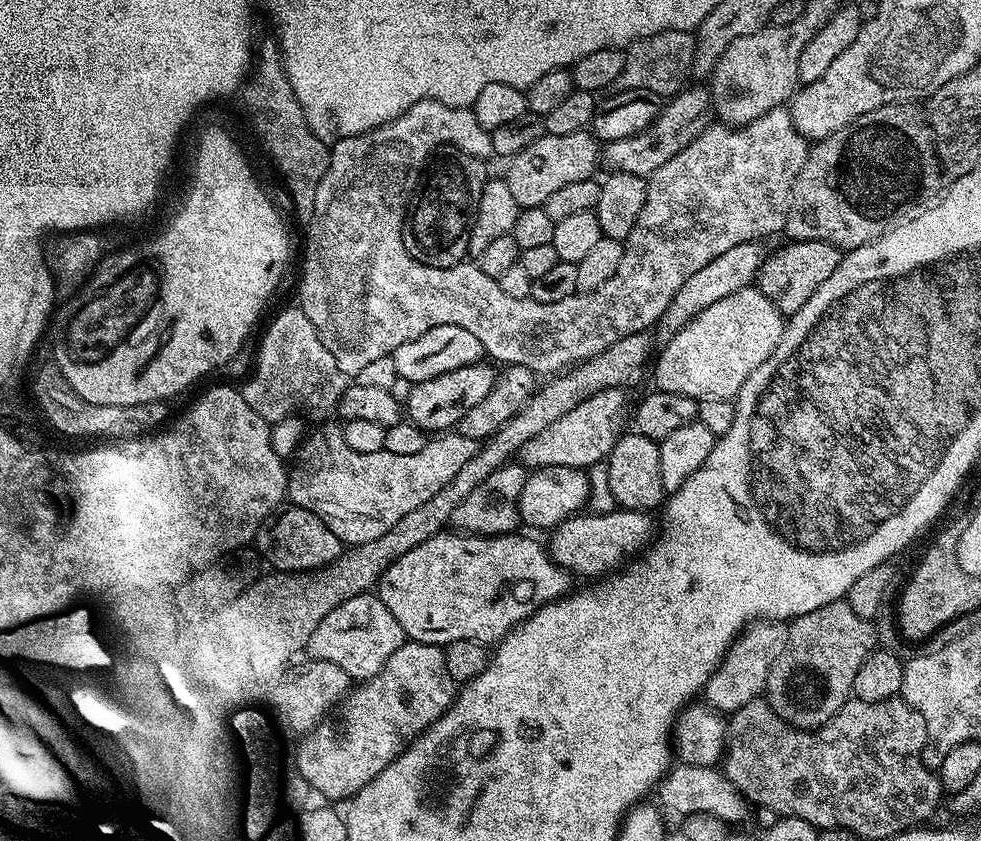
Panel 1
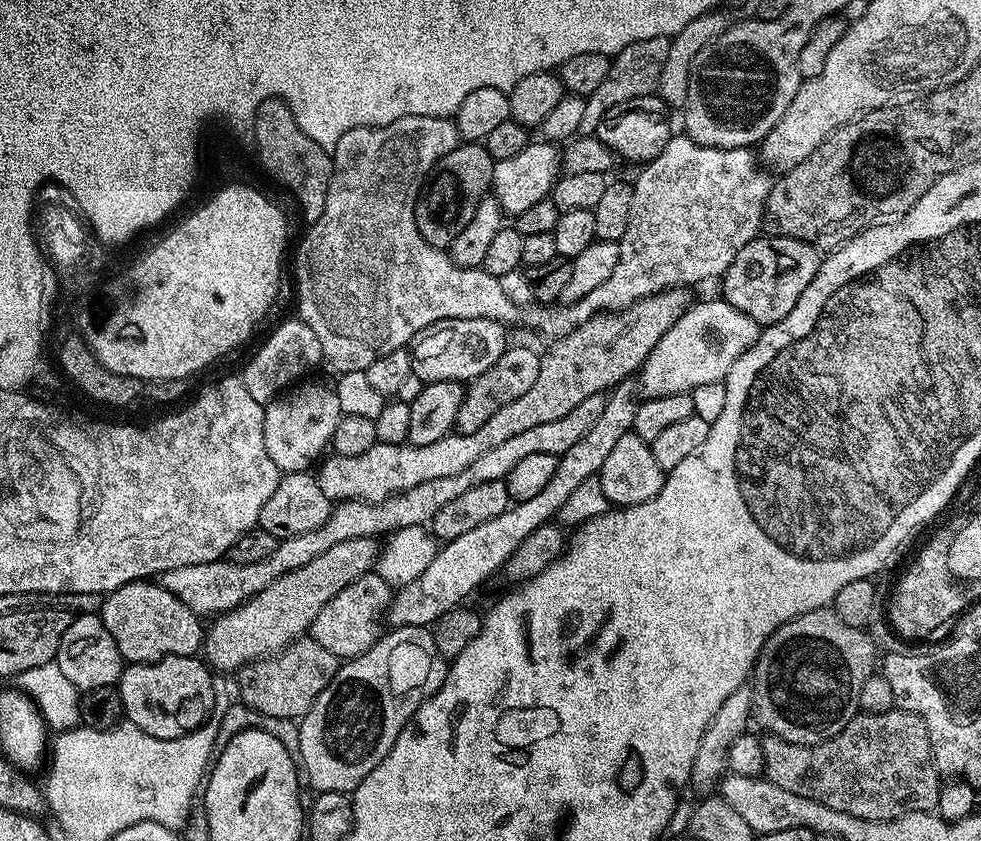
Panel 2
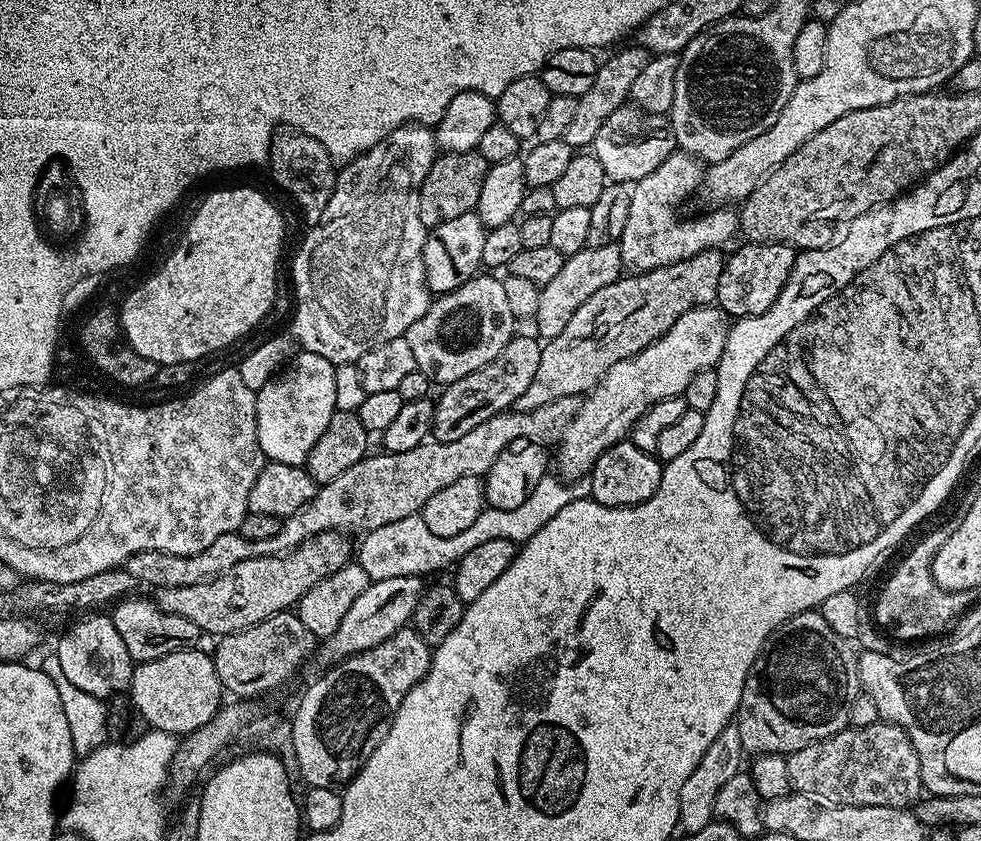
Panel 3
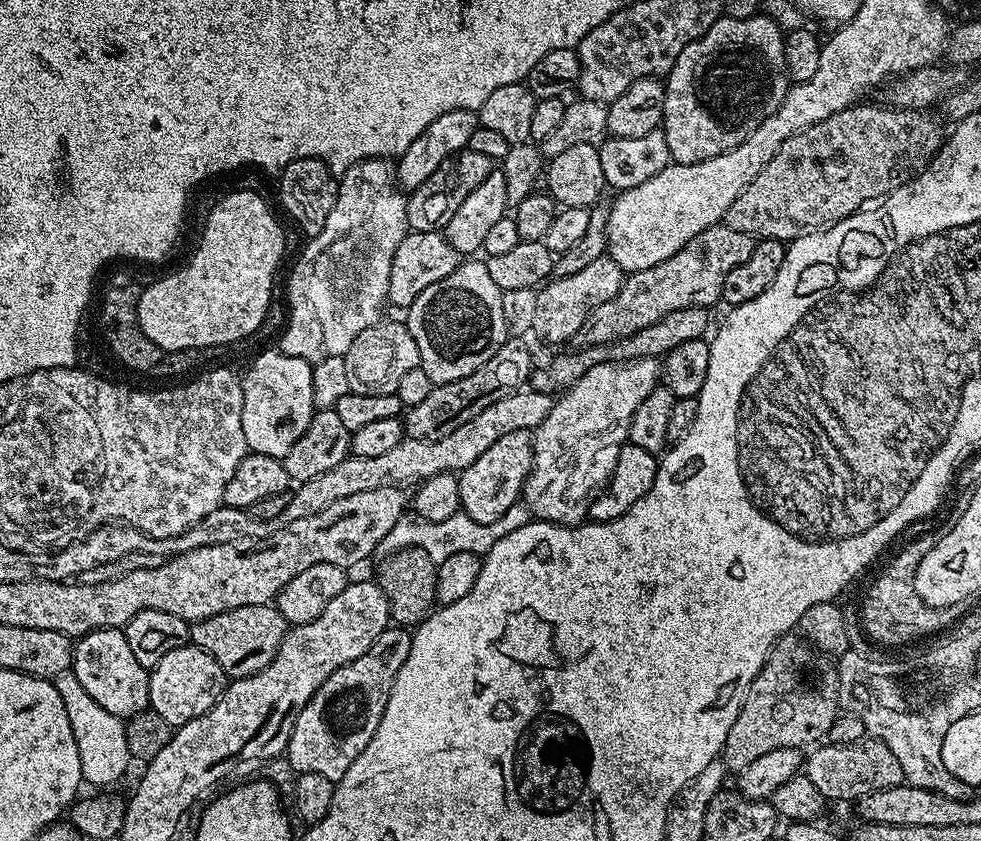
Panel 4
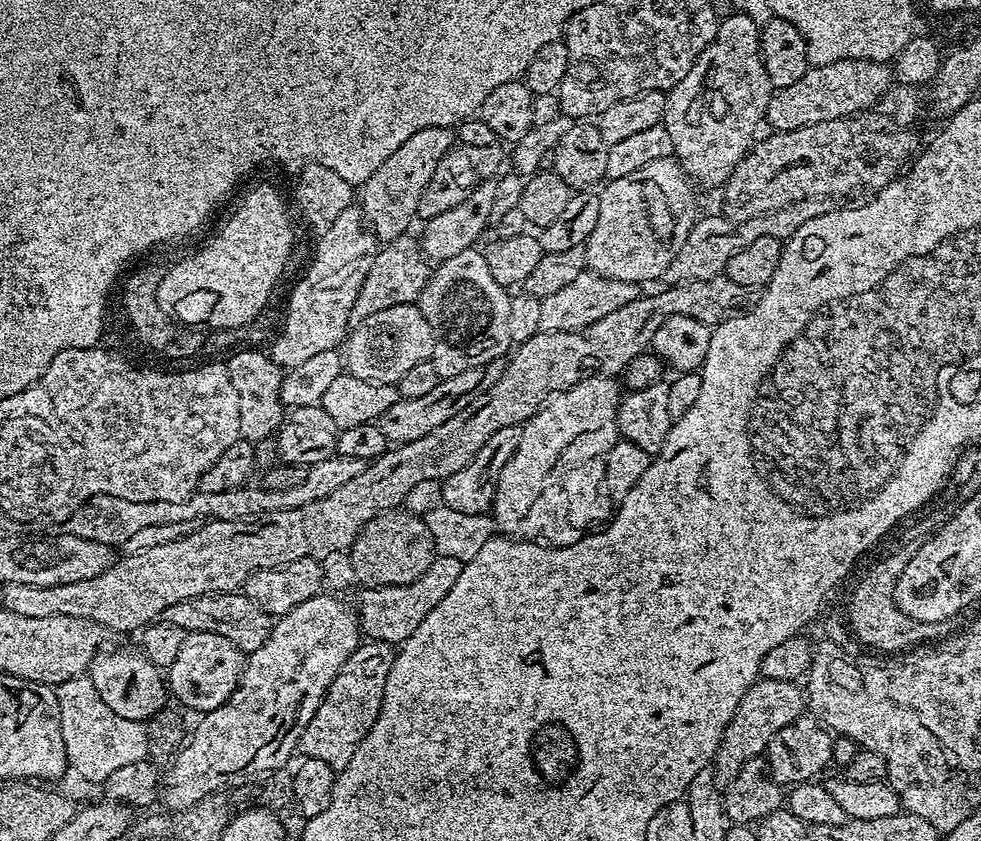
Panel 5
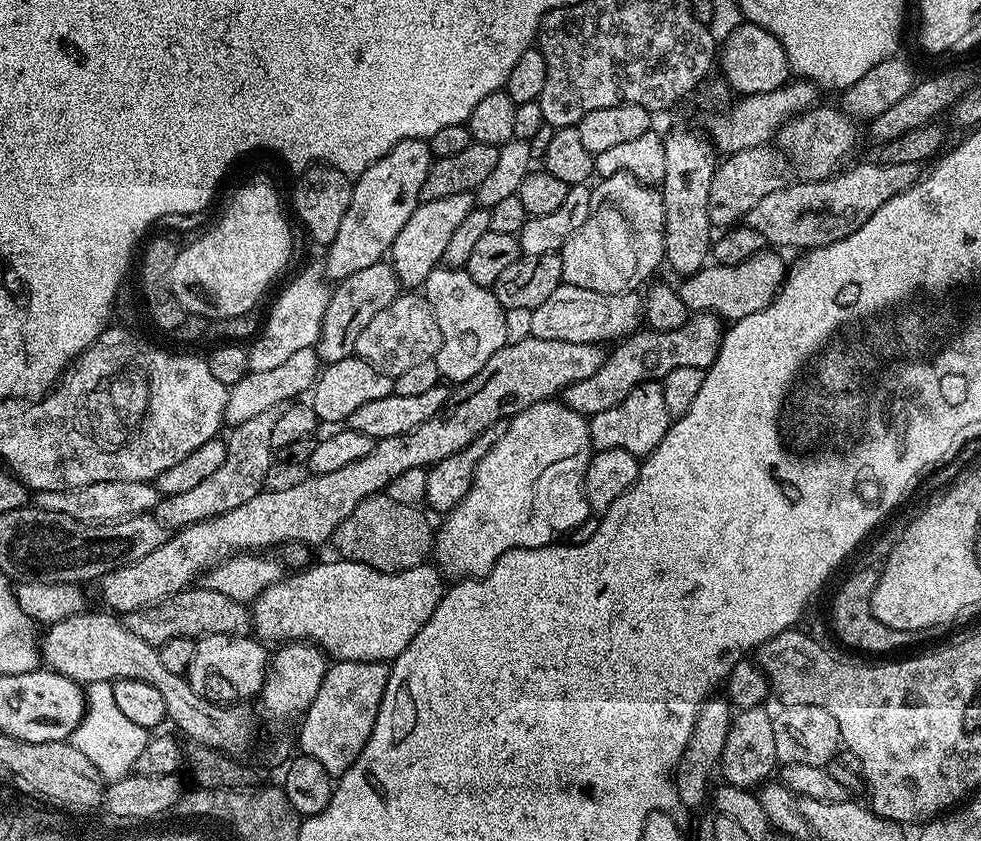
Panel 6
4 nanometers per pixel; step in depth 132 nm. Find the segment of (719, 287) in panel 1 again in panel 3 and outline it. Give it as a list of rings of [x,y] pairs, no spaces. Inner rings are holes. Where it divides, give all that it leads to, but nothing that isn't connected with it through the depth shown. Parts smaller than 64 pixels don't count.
[[[419,576],[387,578],[368,583],[366,590],[362,590],[362,594],[354,598],[350,610],[346,610],[338,630],[323,637],[321,644],[324,645],[321,648],[319,645],[318,656],[320,652],[320,660],[324,666],[338,664],[349,656],[357,656],[360,652],[378,646],[378,642],[386,642],[386,638],[390,638],[411,621],[414,610],[424,595],[425,587],[425,581]]]

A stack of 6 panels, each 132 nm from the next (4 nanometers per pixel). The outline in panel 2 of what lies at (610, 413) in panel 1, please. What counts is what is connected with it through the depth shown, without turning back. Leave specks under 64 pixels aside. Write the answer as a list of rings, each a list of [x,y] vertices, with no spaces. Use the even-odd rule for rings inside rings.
[[[605,393],[590,394],[590,398],[578,402],[578,406],[570,410],[570,414],[558,418],[558,422],[542,422],[542,426],[534,426],[530,430],[525,430],[523,434],[514,434],[514,438],[506,438],[502,446],[486,450],[482,458],[477,458],[473,464],[466,466],[466,470],[450,478],[436,478],[434,482],[424,482],[422,486],[414,486],[380,504],[372,504],[369,500],[345,500],[337,503],[330,518],[320,528],[281,539],[277,543],[280,545],[269,556],[264,556],[253,564],[239,564],[236,560],[228,560],[232,558],[221,558],[214,562],[202,562],[198,566],[178,566],[174,570],[160,573],[158,582],[201,618],[230,612],[239,604],[243,604],[248,597],[255,596],[263,588],[282,578],[287,572],[306,566],[306,562],[314,562],[318,554],[326,554],[326,550],[330,550],[330,546],[338,546],[338,542],[367,536],[380,538],[383,532],[388,534],[404,527],[427,525],[434,518],[434,514],[438,514],[438,510],[446,506],[446,502],[454,502],[454,498],[466,494],[466,490],[474,486],[482,486],[482,482],[504,480],[510,474],[510,470],[514,470],[514,466],[522,462],[522,458],[527,458],[530,454],[561,457],[574,442],[578,442],[594,426],[602,415],[605,401]]]

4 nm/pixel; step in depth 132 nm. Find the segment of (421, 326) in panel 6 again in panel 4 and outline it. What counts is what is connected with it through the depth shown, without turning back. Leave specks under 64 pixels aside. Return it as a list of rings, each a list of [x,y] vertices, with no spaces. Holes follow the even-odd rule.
[[[385,319],[379,324],[362,330],[362,334],[358,334],[358,338],[354,338],[350,350],[344,355],[346,374],[348,375],[348,390],[350,392],[357,392],[358,394],[396,394],[401,377],[414,367],[420,366],[418,342],[414,342],[407,323],[395,324],[394,321],[387,320]]]

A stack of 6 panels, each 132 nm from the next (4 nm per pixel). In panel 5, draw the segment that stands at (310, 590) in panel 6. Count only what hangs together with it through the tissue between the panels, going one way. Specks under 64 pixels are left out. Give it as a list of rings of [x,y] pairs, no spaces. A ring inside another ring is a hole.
[[[437,555],[434,562],[422,574],[422,578],[414,578],[406,586],[382,586],[381,588],[364,588],[361,591],[360,604],[358,603],[358,615],[360,618],[361,633],[368,640],[380,640],[384,644],[399,646],[404,643],[418,625],[446,598],[446,594],[453,588],[454,582],[458,582],[458,574],[462,574],[464,562],[458,558],[450,558]]]

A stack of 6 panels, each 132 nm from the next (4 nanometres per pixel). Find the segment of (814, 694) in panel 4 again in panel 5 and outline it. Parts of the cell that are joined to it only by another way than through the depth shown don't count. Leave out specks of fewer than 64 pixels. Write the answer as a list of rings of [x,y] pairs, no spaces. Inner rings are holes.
[[[763,678],[757,679],[756,683],[748,687],[746,694],[738,702],[738,710],[734,710],[730,722],[724,727],[711,765],[716,769],[716,780],[720,780],[720,784],[730,783],[746,762],[763,757],[768,751],[768,743],[778,734],[778,730],[782,730],[782,726],[790,726],[790,722],[805,715],[806,696],[796,687],[790,680]]]

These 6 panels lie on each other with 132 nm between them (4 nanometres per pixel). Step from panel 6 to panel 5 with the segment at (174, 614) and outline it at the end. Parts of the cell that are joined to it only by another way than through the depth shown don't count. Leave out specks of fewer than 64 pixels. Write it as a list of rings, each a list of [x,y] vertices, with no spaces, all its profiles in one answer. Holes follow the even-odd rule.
[[[243,591],[213,592],[211,596],[186,598],[186,602],[174,602],[174,606],[167,608],[162,617],[163,623],[173,624],[189,632],[205,632],[206,634],[222,634],[222,638],[230,638],[234,646],[247,654],[258,650],[266,638],[272,633],[273,617],[268,616]]]

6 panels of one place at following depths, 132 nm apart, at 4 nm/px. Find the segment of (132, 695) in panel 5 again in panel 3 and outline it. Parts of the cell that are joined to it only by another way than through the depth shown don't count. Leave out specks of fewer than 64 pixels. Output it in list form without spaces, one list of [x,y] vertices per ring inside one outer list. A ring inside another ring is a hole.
[[[88,614],[77,624],[72,624],[60,636],[54,648],[54,654],[58,658],[58,663],[62,665],[62,670],[78,690],[86,690],[86,694],[94,694],[101,698],[111,698],[127,693],[132,686],[132,670],[134,661],[132,656],[126,650],[126,642],[122,642],[122,637],[118,630],[114,630],[114,622],[111,615],[96,616],[100,614]]]

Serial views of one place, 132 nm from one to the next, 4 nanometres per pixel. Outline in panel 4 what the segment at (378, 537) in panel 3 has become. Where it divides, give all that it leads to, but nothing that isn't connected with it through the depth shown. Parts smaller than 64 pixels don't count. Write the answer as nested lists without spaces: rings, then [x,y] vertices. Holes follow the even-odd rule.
[[[522,502],[510,506],[510,510],[494,523],[475,522],[463,512],[451,515],[445,521],[429,522],[416,512],[406,510],[402,517],[398,518],[393,529],[386,534],[385,538],[382,538],[376,547],[375,555],[387,558],[402,549],[418,547],[423,549],[424,553],[437,564],[450,558],[453,554],[474,553],[483,556],[490,550],[490,547],[494,546],[495,542],[498,542],[499,538],[504,538],[512,531],[528,524],[529,519],[530,513],[527,505]]]

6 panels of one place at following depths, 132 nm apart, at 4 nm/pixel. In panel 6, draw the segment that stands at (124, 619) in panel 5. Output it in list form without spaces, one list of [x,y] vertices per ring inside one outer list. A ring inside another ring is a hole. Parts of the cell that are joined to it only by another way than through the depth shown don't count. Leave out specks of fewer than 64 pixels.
[[[776,250],[756,253],[741,264],[709,263],[698,269],[693,276],[683,277],[678,284],[680,300],[692,314],[711,314],[719,316],[721,321],[735,322],[766,307],[784,282],[786,263]],[[530,335],[526,337],[522,342],[514,342],[513,344],[505,344],[502,350],[498,350],[498,354],[494,354],[494,358],[490,358],[490,362],[486,362],[486,366],[482,366],[482,370],[472,380],[466,381],[465,384],[459,385],[457,394],[455,393],[454,399],[445,404],[440,409],[438,415],[434,418],[430,418],[426,422],[422,422],[422,426],[418,426],[412,432],[406,434],[398,434],[394,438],[386,438],[385,440],[375,441],[370,450],[370,454],[366,454],[366,458],[358,458],[358,462],[350,462],[350,466],[342,466],[342,470],[330,470],[329,472],[322,472],[319,474],[311,475],[309,478],[303,478],[299,483],[290,485],[286,489],[274,489],[272,491],[263,490],[257,494],[256,497],[250,498],[248,502],[243,502],[237,509],[232,509],[229,512],[222,513],[220,516],[210,517],[208,520],[198,521],[195,524],[188,524],[183,528],[173,531],[171,535],[164,539],[160,545],[154,550],[150,550],[150,554],[146,554],[142,558],[131,561],[126,566],[122,566],[118,570],[114,570],[110,574],[101,576],[98,581],[98,587],[100,587],[100,596],[104,599],[103,607],[111,610],[116,614],[127,614],[130,612],[139,612],[141,608],[150,608],[160,603],[161,600],[167,600],[176,595],[178,592],[183,592],[189,586],[195,585],[196,572],[201,574],[207,573],[209,570],[219,568],[224,563],[225,559],[233,554],[248,554],[253,550],[268,550],[264,548],[272,548],[277,546],[283,546],[289,544],[303,544],[305,546],[313,546],[312,544],[324,544],[333,539],[338,530],[338,526],[348,517],[348,515],[356,509],[356,507],[366,498],[383,493],[391,480],[398,478],[398,474],[406,474],[406,470],[414,470],[415,468],[429,469],[432,465],[442,462],[442,458],[450,458],[450,454],[458,454],[463,448],[469,448],[474,442],[474,438],[478,438],[488,428],[496,428],[501,422],[507,422],[512,419],[513,416],[522,414],[522,410],[526,410],[530,406],[534,406],[538,402],[543,400],[551,400],[557,394],[563,393],[565,388],[570,387],[574,382],[582,382],[582,378],[590,378],[590,374],[598,374],[600,367],[604,365],[606,357],[605,349],[600,344],[583,344],[582,342],[562,342],[561,340],[547,340],[546,338],[538,338],[537,336]]]

